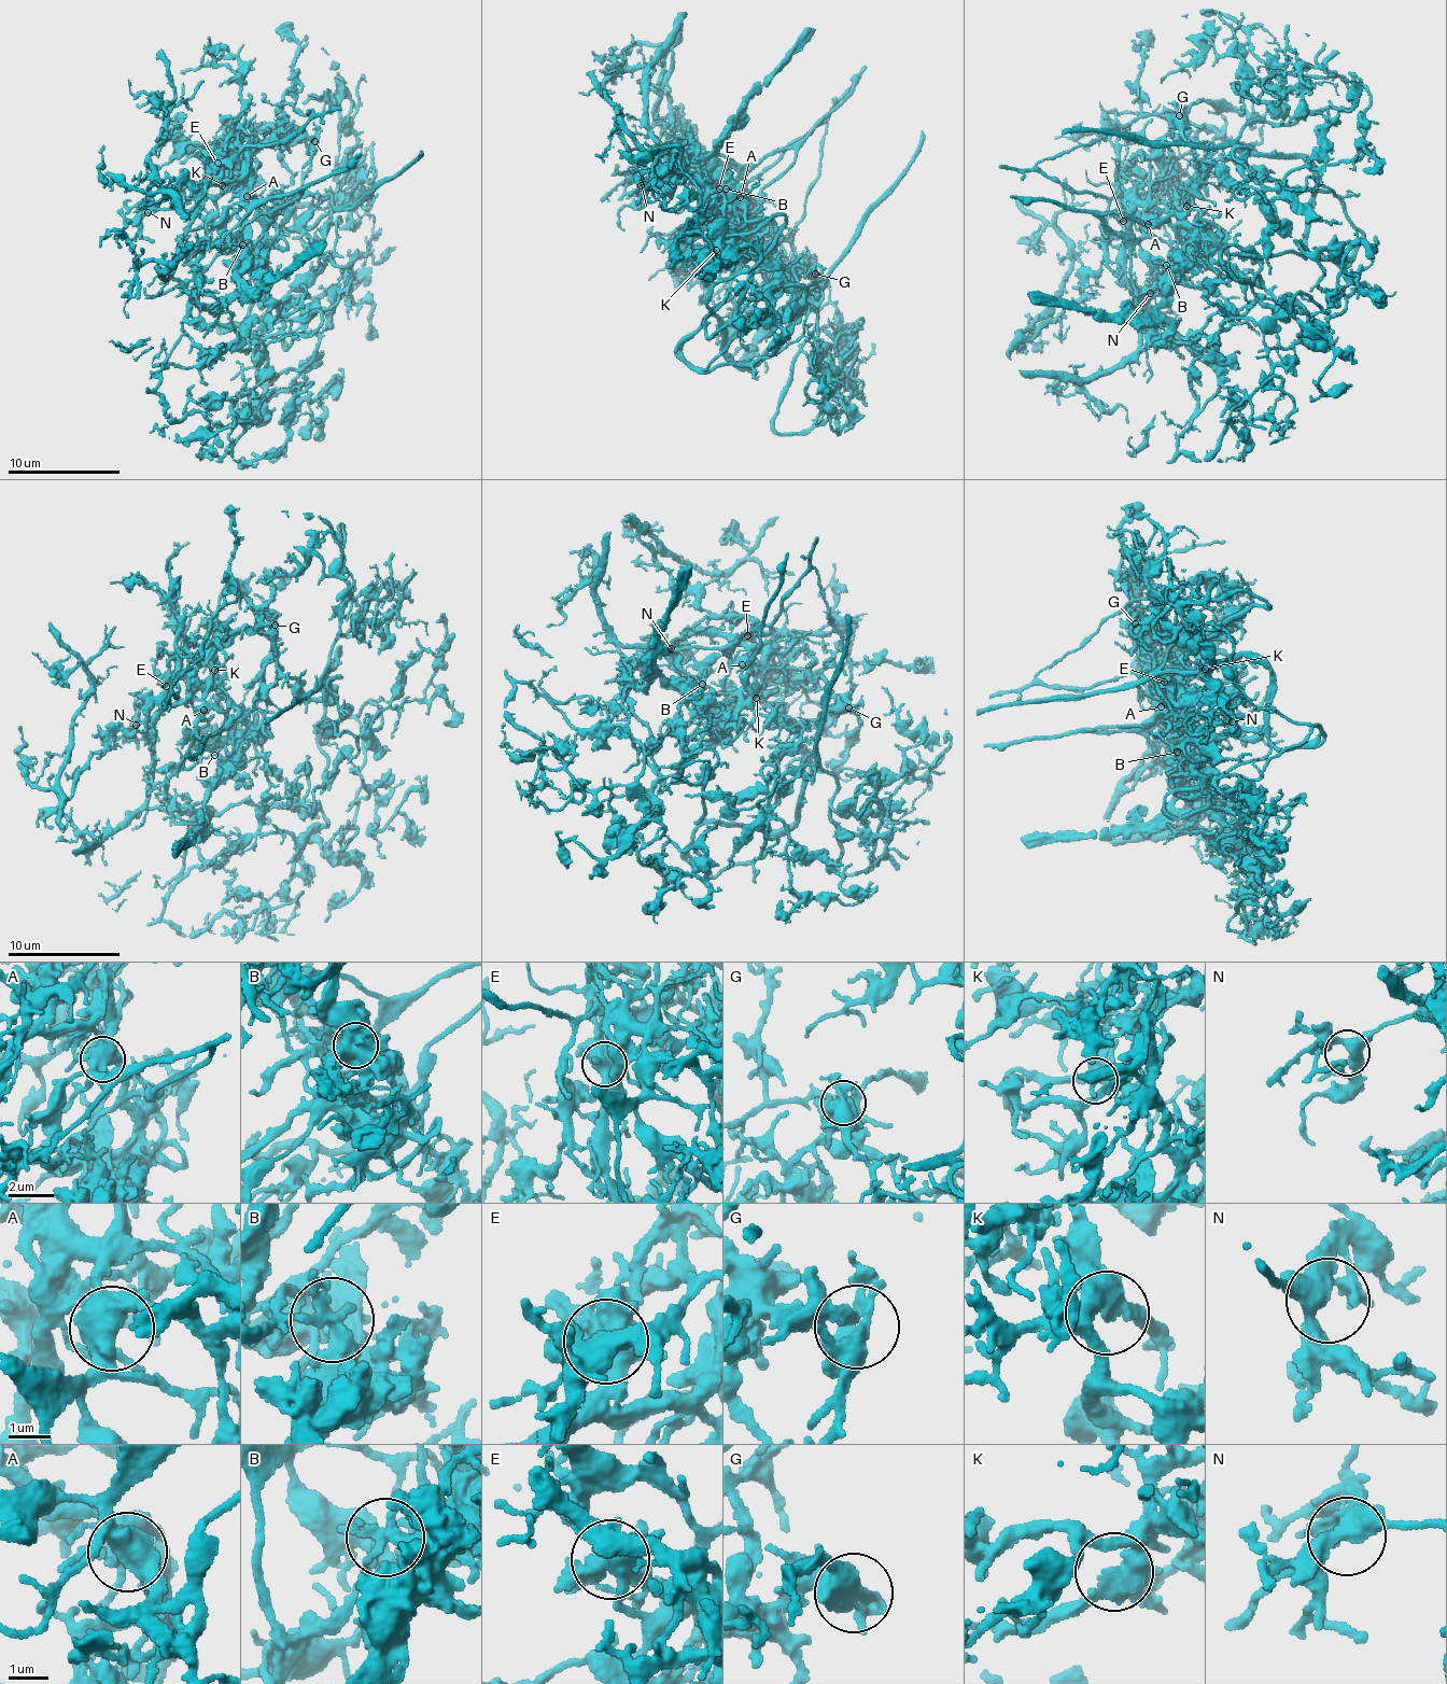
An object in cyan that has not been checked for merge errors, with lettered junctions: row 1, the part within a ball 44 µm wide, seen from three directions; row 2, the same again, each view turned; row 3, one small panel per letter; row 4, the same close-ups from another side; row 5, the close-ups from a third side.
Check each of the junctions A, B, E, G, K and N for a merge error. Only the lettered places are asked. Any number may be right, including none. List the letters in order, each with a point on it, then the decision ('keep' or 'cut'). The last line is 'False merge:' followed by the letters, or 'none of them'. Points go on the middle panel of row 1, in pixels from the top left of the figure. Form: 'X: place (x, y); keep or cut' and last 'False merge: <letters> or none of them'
A: place (740, 197); cut
B: place (726, 188); cut
E: place (719, 188); cut
G: place (815, 274); cut
K: place (716, 250); keep
N: place (641, 185); keep
False merge: A, B, E, G

